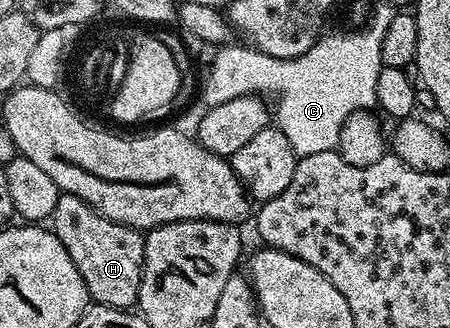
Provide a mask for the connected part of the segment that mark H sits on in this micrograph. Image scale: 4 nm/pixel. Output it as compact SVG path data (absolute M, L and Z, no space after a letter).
M61 194L50 220L50 230L66 245L70 261L78 265L82 281L86 281L88 298L101 307L131 308L140 298L140 278L144 272L144 235L99 215L86 201Z

